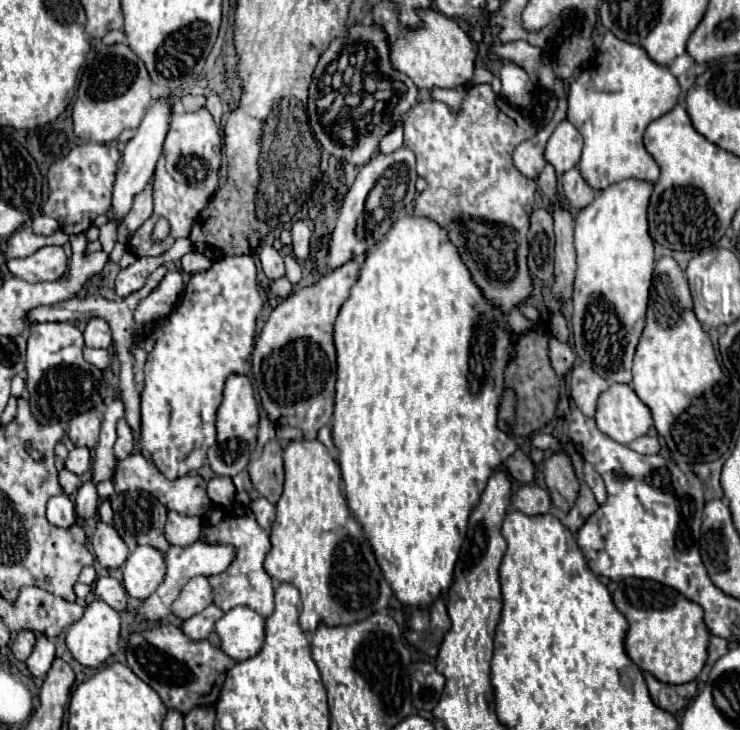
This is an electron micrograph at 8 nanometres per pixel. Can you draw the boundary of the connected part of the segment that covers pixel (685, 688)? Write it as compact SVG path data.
M644 672L644 680L648 684L648 692L650 692L650 698L652 702L670 712L670 714L676 714L680 712L682 708L688 706L688 702L696 696L698 692L698 686L696 682L688 682L688 684L680 684L680 686L672 686L672 684L662 684L660 680L656 680L650 672Z

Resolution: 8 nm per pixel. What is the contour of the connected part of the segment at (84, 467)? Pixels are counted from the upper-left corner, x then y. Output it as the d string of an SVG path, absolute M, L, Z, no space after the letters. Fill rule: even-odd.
M74 448L66 458L66 468L70 472L82 476L90 470L90 462L92 462L92 454L88 448Z

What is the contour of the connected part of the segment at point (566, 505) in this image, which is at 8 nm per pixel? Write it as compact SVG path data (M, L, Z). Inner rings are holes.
M554 454L544 462L546 488L552 496L552 504L566 516L578 498L580 482L574 474L574 466L566 454Z

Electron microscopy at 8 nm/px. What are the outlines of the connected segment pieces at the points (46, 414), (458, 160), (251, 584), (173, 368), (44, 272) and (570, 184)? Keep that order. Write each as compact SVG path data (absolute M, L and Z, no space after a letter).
M46 322L30 326L26 356L26 388L30 392L32 414L38 422L68 422L70 418L90 408L104 410L106 382L102 378L102 372L82 358L82 348L82 332L70 322Z
M490 84L472 86L464 96L462 110L458 114L454 114L444 102L424 100L414 104L404 116L404 146L414 150L418 160L418 176L428 182L428 188L416 198L414 214L434 218L448 230L450 240L454 242L454 246L458 246L462 260L470 268L474 282L478 282L486 298L498 304L506 314L510 312L510 308L520 306L522 300L532 296L532 280L526 266L526 236L530 228L536 182L524 178L514 168L512 152L520 142L532 138L534 134L536 128L524 118L524 114L518 108L510 106L502 96L494 94Z
M214 506L212 512L204 520L200 538L210 544L230 544L236 548L232 564L222 574L208 578L212 592L214 592L214 604L224 612L242 604L242 606L252 608L260 616L268 618L274 610L272 578L264 570L264 558L270 550L270 538L268 538L268 532L264 532L258 526L252 510L248 506L240 506L240 510L236 512L236 510L226 510L226 508Z
M222 256L212 262L204 272L192 274L180 304L164 320L158 330L144 340L148 360L144 366L144 390L142 390L142 426L140 426L140 454L152 460L152 464L170 480L186 476L188 456L194 450L204 450L214 444L216 436L216 408L222 402L224 382L230 374L246 374L248 360L252 354L256 318L264 306L256 282L254 258L244 256Z
M44 246L28 258L8 260L8 270L26 282L58 280L68 270L68 258L60 246Z
M572 168L566 174L562 174L562 186L564 186L564 196L568 200L568 206L572 210L580 210L596 194L596 190L582 178L578 168Z

